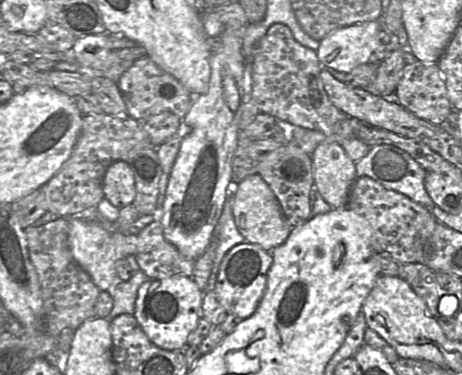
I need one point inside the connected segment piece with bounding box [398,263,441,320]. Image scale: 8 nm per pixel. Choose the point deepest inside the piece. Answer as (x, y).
(422, 279)

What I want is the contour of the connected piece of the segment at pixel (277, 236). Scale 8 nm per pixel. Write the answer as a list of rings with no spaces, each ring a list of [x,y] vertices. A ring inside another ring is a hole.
[[[254,174],[245,178],[234,186],[231,195],[234,221],[246,242],[270,251],[287,240],[292,227],[287,222],[274,193],[260,175]]]

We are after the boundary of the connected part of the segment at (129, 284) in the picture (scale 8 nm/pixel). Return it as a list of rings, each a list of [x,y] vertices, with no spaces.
[[[140,269],[133,272],[131,278],[125,282],[116,275],[112,286],[107,290],[114,300],[113,308],[106,318],[109,322],[121,314],[133,315],[138,289],[147,280],[148,277]]]

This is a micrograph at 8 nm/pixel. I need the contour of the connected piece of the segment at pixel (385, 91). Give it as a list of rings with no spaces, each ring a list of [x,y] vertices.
[[[403,48],[393,51],[388,58],[378,63],[375,77],[378,96],[388,97],[395,93],[406,65]]]

